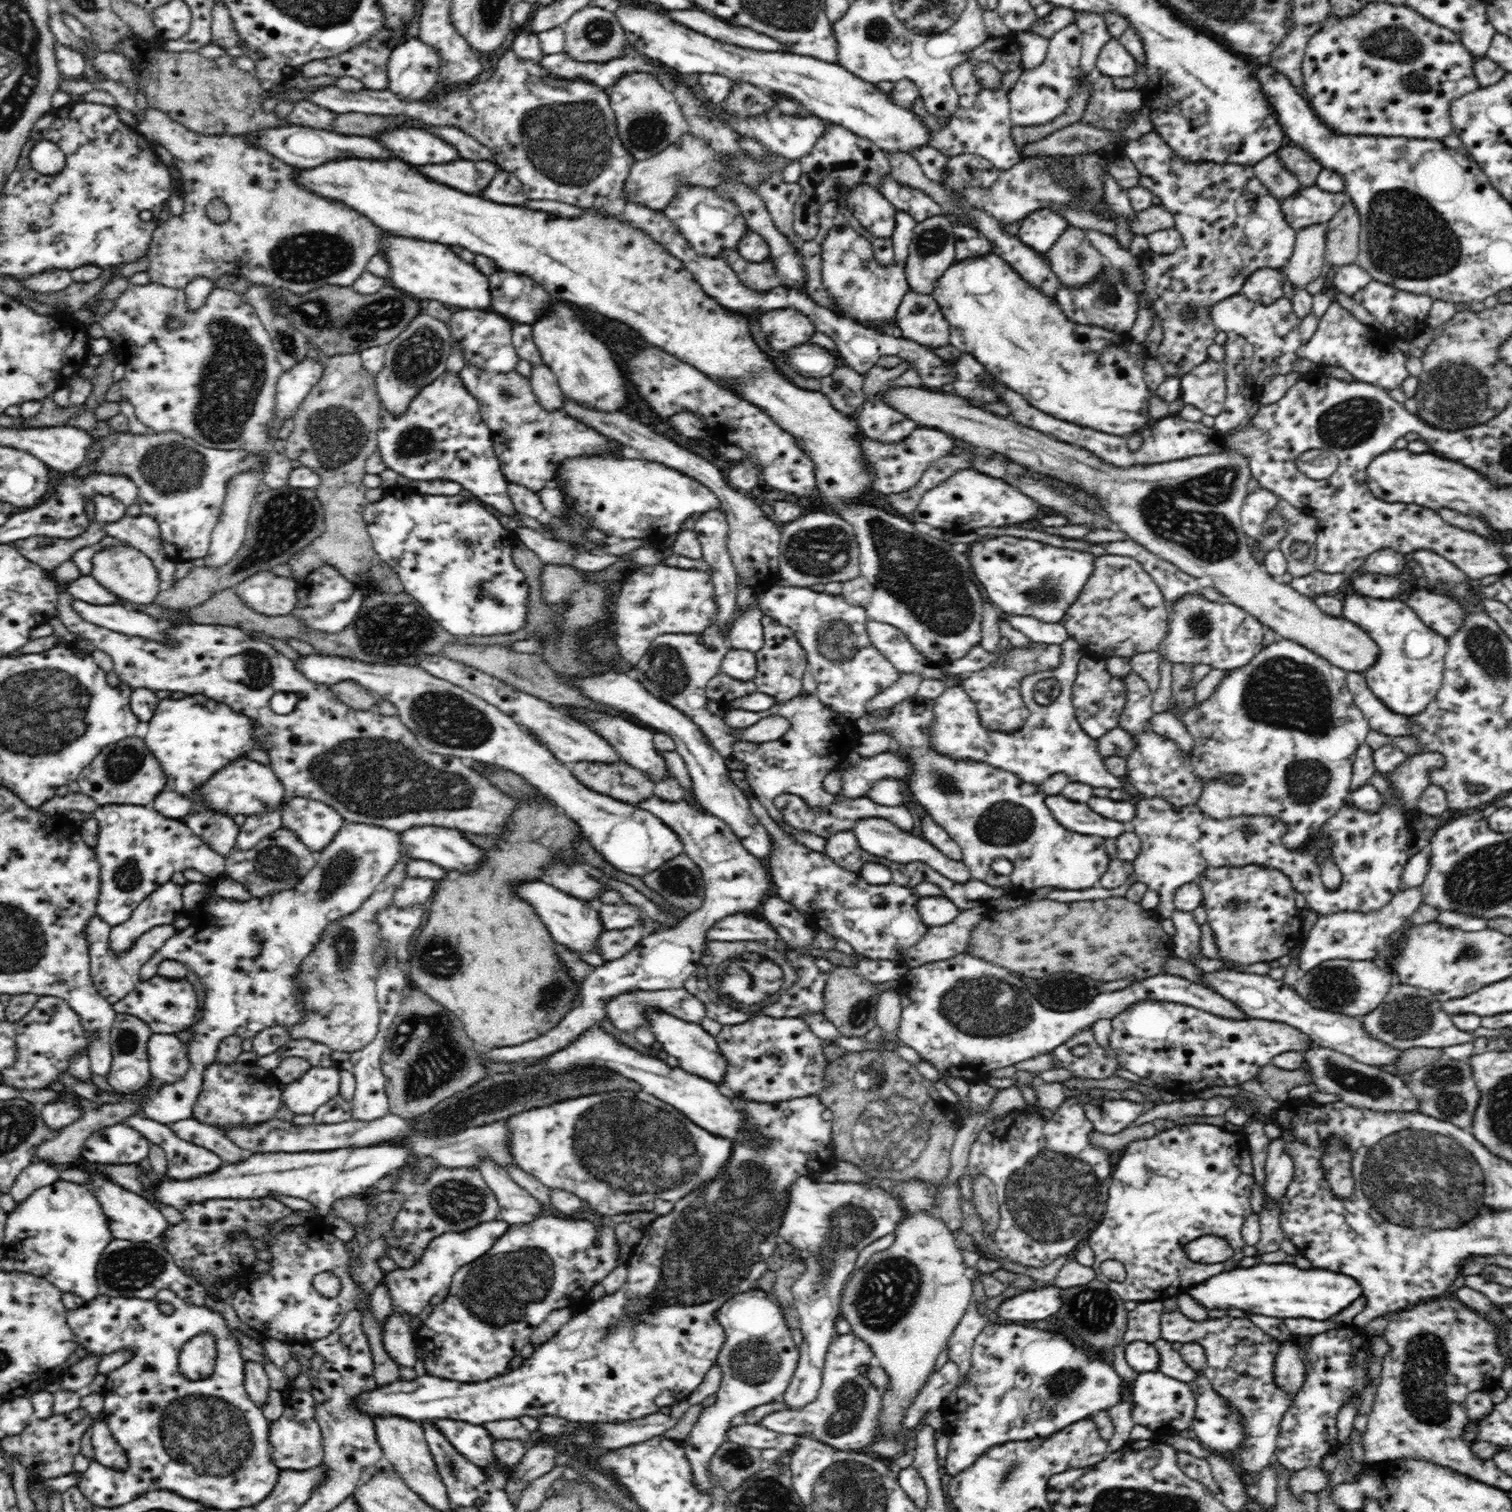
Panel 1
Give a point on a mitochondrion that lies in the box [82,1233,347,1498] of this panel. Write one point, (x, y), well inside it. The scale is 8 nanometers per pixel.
(208, 1431)

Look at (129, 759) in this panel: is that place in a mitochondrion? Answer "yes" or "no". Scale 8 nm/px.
yes

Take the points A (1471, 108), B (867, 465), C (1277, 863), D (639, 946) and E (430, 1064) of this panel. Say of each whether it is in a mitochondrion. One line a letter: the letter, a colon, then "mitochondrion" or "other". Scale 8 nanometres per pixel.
A: mitochondrion
B: other
C: other
D: other
E: mitochondrion

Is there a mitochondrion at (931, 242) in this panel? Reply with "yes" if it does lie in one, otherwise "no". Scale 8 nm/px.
yes

